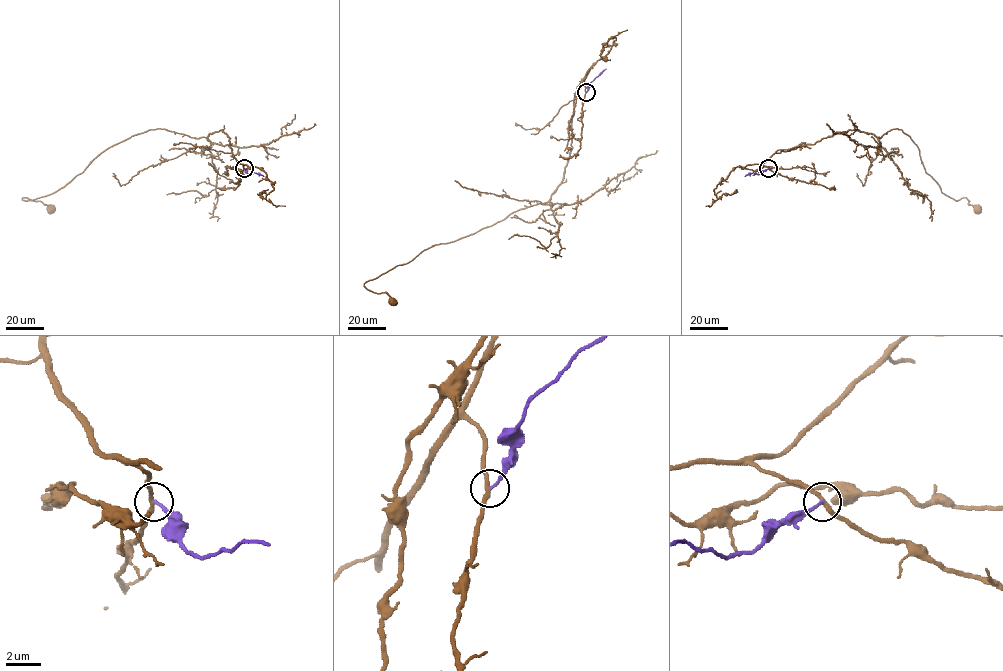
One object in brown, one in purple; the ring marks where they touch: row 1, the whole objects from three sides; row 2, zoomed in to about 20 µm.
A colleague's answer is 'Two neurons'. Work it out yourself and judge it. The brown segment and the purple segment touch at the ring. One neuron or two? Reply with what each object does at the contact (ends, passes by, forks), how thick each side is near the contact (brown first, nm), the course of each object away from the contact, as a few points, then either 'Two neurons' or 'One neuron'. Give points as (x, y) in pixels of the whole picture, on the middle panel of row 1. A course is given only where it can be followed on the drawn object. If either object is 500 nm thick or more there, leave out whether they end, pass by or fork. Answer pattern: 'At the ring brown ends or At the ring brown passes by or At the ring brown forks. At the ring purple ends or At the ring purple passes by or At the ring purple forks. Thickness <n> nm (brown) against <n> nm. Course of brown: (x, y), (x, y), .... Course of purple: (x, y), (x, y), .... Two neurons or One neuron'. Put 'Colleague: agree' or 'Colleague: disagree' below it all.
At the ring brown passes by. At the ring purple ends. Thickness 240 nm (brown) against 160 nm. Course of brown: (585, 92), (583, 85), (575, 96), (570, 156), (563, 180), (548, 201), (425, 249), (364, 283), (392, 301). Course of purple: (585, 92), (605, 69). Two neurons
Colleague: agree

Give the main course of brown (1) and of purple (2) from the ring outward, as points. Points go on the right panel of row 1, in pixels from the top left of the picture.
1: (768, 168), (761, 164), (779, 150), (849, 130), (880, 138), (901, 129), (941, 191), (977, 207)
2: (768, 168), (758, 174), (745, 176)

